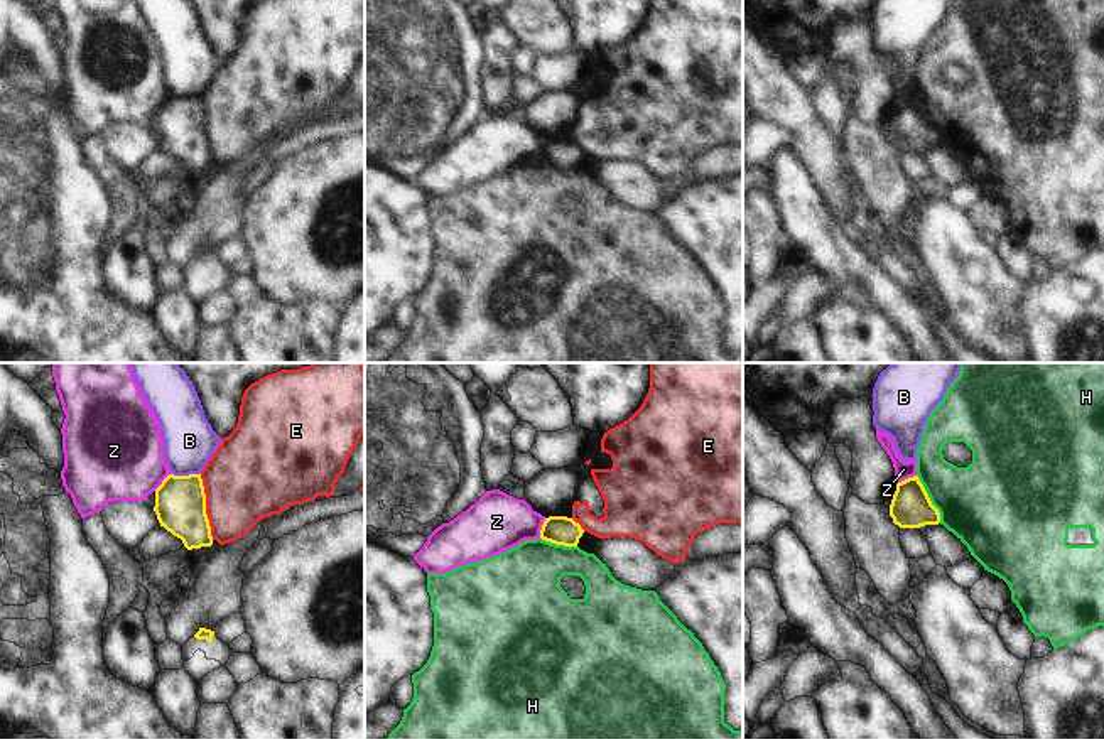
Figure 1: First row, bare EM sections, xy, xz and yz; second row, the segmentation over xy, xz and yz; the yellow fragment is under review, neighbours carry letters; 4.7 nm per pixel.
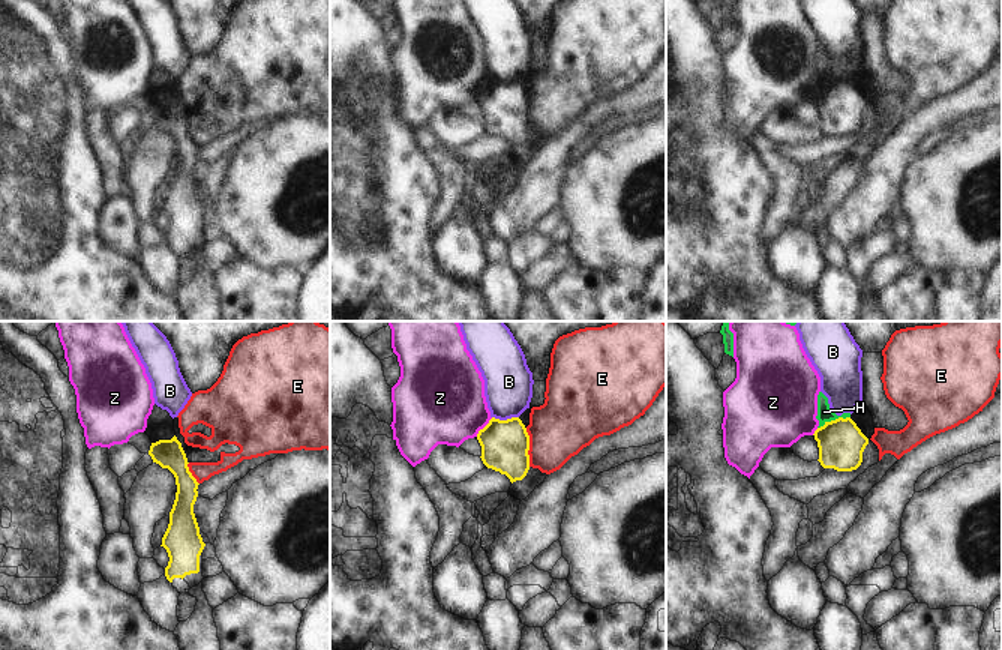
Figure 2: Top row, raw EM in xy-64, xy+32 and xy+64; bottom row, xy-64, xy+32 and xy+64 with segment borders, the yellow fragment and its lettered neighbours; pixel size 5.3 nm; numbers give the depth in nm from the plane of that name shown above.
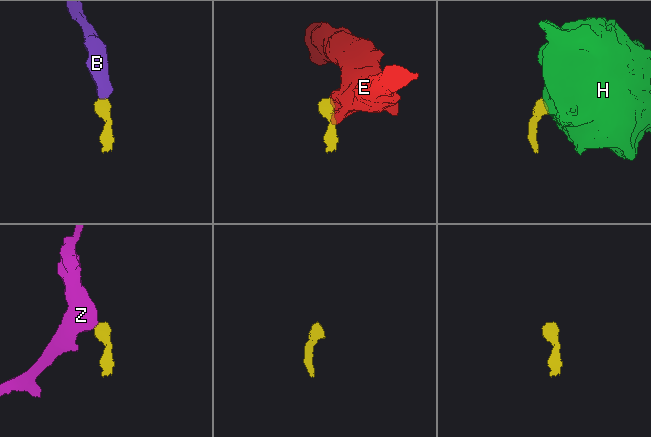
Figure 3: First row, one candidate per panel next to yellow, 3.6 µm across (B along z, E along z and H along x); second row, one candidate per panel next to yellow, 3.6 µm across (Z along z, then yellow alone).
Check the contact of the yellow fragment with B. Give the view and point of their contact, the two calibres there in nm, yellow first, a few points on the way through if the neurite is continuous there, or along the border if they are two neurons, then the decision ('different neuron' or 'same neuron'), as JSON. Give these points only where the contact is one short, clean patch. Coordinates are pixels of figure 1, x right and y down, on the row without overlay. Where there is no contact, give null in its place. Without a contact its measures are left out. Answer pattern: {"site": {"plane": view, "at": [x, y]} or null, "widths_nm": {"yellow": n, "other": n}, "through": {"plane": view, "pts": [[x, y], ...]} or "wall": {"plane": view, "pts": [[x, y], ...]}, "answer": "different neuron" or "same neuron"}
{"site": {"plane": "xy", "at": [186, 98]}, "widths_nm": {"yellow": 240, "other": 260}, "wall": {"plane": "xy", "pts": [[171, 95], [200, 97]]}, "answer": "different neuron"}

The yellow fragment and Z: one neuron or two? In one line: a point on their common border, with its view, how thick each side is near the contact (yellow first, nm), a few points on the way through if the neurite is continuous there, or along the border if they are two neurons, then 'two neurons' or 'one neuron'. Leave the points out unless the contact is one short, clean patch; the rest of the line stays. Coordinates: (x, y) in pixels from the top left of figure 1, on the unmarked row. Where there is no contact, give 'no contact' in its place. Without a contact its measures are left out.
xz (542, 151) | 140/280 nm | along xz (546, 140), (539, 159) | two neurons

